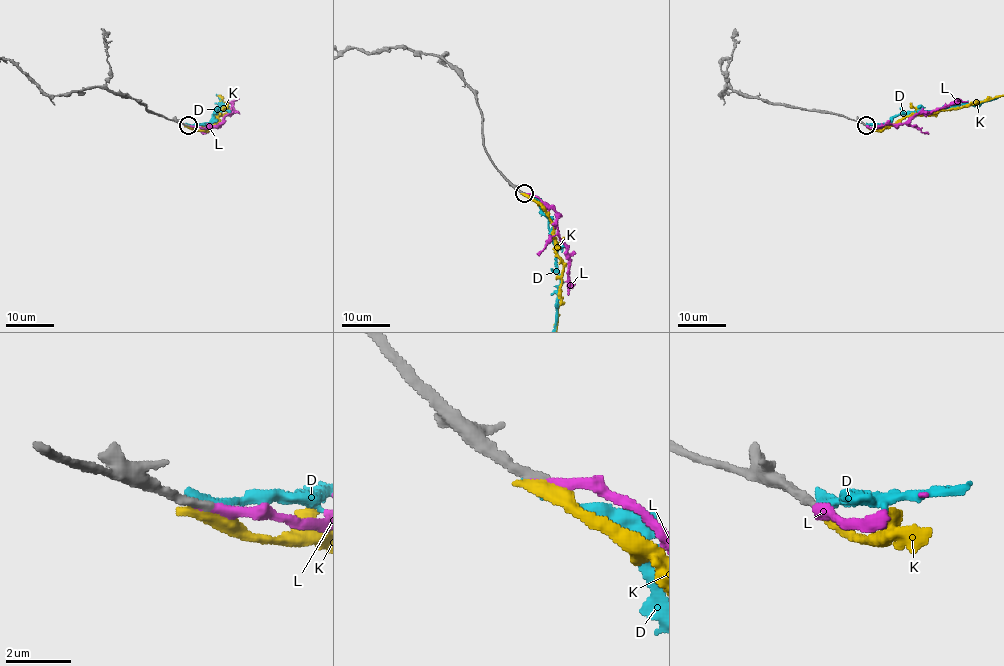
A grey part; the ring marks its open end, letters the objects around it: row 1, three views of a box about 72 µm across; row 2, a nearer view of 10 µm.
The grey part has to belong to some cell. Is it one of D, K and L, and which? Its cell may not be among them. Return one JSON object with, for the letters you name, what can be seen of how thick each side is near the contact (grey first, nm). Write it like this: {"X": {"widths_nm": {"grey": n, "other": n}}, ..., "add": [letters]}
{"L": {"widths_nm": {"grey": 300, "other": 280}}, "add": ["L"]}

